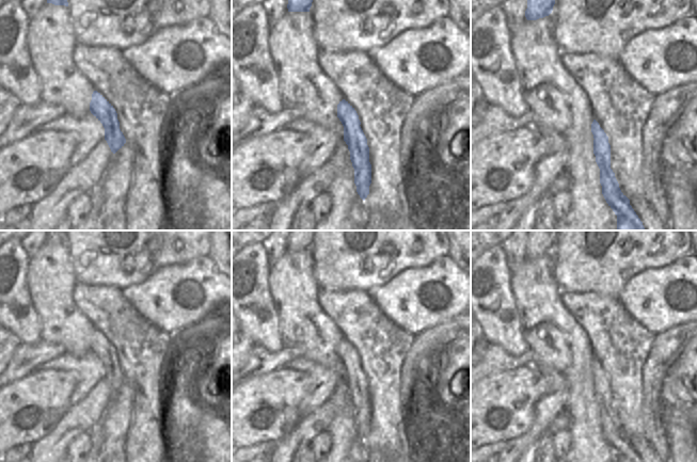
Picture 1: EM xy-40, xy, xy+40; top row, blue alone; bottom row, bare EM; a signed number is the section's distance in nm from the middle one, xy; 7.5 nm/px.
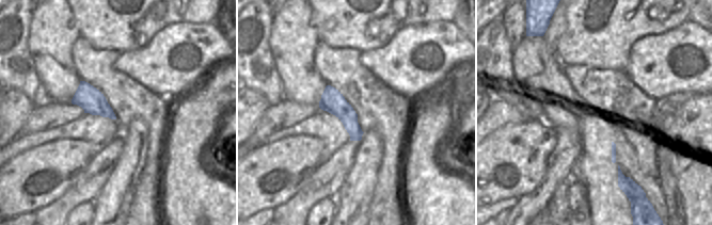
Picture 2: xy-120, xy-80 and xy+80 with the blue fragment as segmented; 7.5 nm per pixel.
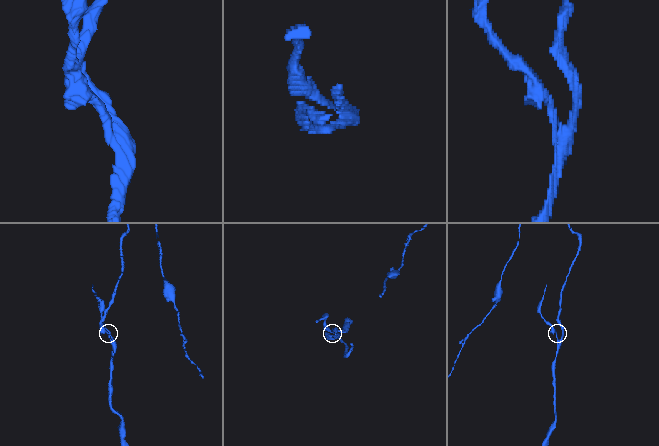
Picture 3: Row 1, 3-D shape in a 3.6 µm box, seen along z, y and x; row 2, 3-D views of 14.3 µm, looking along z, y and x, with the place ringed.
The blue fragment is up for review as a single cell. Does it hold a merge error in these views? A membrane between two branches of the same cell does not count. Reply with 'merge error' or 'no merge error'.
merge error

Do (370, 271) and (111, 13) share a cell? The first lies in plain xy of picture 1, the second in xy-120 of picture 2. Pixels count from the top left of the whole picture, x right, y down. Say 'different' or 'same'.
same

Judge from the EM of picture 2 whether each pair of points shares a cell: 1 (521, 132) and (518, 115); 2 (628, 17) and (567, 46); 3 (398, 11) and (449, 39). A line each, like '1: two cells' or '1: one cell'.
1: two cells
2: one cell
3: two cells

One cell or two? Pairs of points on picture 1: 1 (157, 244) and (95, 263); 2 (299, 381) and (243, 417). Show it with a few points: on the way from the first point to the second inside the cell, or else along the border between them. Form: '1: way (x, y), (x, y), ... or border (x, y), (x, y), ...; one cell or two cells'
1: way (142, 244), (130, 244), (127, 248), (110, 248); one cell
2: way (285, 388), (272, 400), (262, 400), (257, 404); one cell

